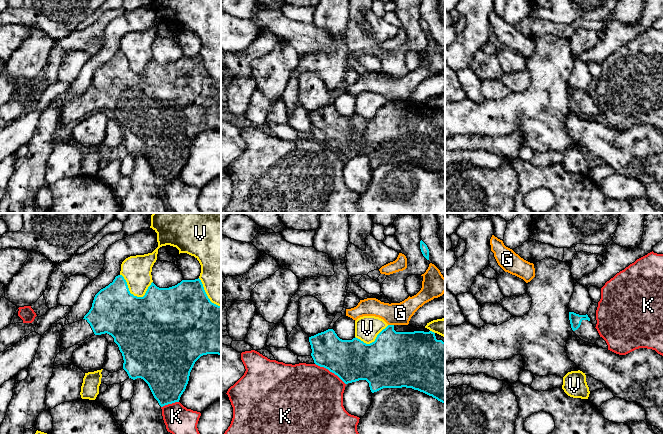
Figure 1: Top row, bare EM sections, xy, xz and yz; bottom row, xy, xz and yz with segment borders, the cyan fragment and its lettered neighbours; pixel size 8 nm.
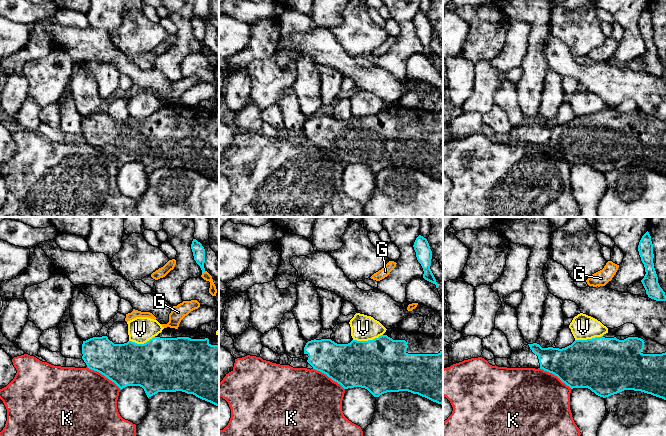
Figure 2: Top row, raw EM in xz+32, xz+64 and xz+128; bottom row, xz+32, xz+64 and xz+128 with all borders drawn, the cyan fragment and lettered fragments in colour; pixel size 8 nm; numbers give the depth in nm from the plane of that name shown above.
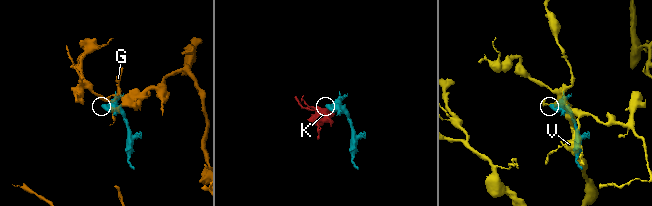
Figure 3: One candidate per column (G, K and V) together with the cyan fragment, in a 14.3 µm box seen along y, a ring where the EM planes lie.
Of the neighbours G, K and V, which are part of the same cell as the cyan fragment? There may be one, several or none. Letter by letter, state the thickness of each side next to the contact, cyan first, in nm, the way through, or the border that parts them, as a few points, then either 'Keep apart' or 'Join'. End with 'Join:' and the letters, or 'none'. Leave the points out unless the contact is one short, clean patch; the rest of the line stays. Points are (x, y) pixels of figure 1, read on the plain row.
G: Thickness 400 nm (cyan) against 180 nm. Keep apart
K: Thickness 340 nm (cyan) against 500 nm. Keep apart
V: Thickness 460 nm (cyan) against 240 nm. Keep apart
Join: none

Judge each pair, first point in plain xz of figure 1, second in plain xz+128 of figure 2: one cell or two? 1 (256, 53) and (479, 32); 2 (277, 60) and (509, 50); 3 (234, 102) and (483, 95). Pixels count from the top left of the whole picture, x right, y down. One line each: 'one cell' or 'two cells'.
1: one cell
2: two cells
3: two cells

